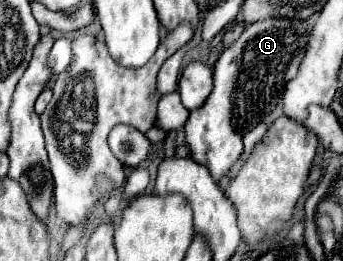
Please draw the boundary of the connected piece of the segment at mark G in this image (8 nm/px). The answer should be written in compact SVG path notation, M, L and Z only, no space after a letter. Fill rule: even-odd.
M263 19L263 21L247 25L243 35L219 55L219 61L215 63L215 69L213 69L215 87L213 87L211 95L207 97L207 101L199 109L191 111L191 115L185 123L185 143L189 147L191 159L205 165L211 171L215 181L221 181L229 173L233 163L241 157L243 135L249 129L253 129L267 113L271 113L275 103L283 97L287 81L291 81L291 77L295 77L299 63L301 63L301 57L305 55L307 35L309 35L309 31L305 29L303 21Z

